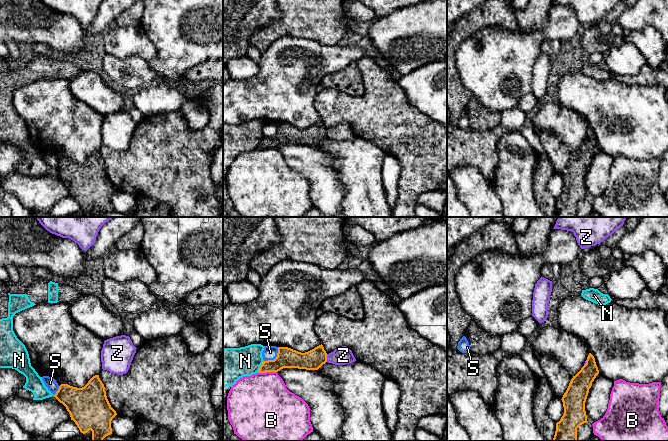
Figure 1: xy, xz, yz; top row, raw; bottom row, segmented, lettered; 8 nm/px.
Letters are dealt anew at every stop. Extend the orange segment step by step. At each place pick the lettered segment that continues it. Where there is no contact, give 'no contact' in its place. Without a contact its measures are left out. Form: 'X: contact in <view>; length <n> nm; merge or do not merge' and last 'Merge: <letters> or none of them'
B: contact in xz; length 150 nm; do not merge
N: contact in xz; length 110 nm; do not merge
S: contact in xz; length 170 nm; do not merge
Z: contact in xz; length 60 nm; do not merge
Merge: none of them

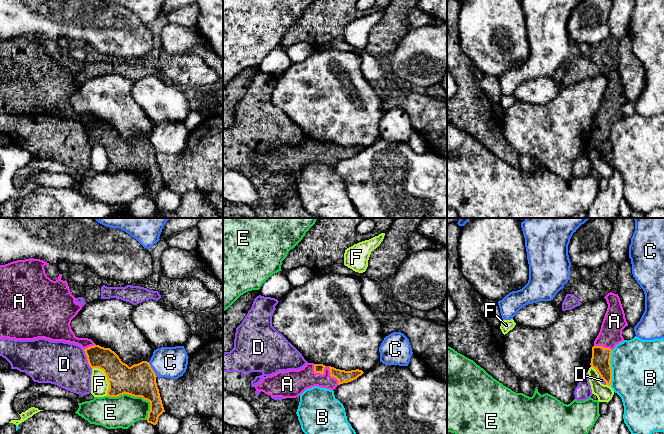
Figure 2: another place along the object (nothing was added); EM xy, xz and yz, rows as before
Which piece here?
A: contact in xz; length 120 nm; merge
B: contact in yz; length 280 nm; do not merge
C: contact in xy; length 140 nm; do not merge
D: contact in xy; length 180 nm; do not merge
E: contact in xy; length 380 nm; do not merge
F: contact in xy; length 260 nm; do not merge
Merge: A

